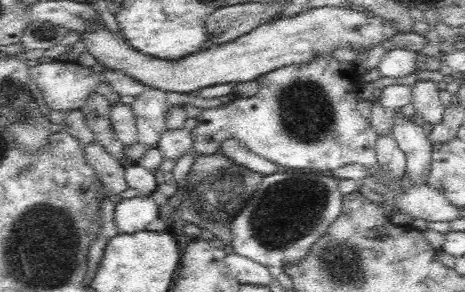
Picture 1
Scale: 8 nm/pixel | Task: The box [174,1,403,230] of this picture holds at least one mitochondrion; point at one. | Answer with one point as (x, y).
(307, 114)

